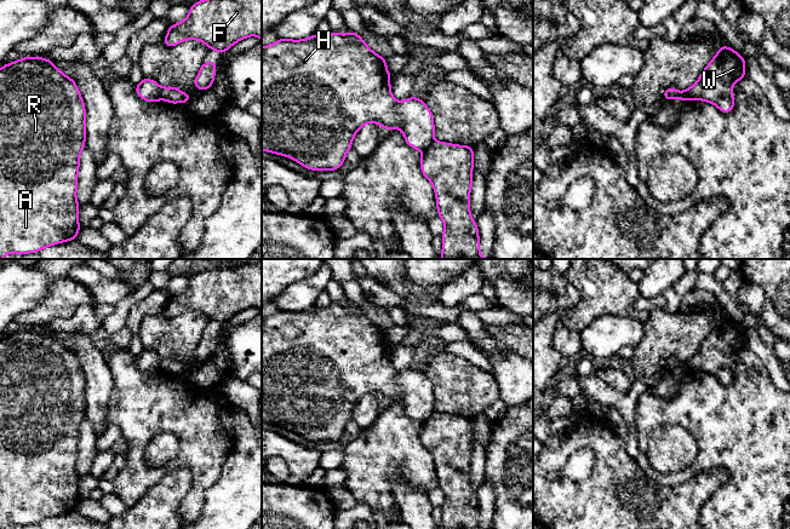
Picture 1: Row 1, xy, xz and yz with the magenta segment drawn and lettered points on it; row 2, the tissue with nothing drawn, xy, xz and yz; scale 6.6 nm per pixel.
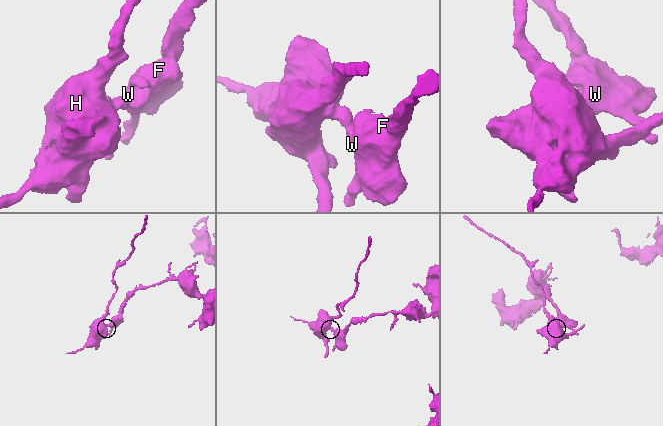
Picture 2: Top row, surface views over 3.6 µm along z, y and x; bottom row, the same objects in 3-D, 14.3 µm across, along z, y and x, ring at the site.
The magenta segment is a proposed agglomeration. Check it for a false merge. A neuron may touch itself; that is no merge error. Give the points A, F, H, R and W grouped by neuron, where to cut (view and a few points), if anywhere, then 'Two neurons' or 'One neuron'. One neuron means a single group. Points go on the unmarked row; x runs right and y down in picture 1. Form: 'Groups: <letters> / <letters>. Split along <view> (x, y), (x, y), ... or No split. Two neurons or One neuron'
Groups: A H R / F W. Split along xy (159, 358), (159, 367), (161, 369). Two neurons

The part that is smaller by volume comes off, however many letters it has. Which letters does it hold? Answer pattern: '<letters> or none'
A, H, R

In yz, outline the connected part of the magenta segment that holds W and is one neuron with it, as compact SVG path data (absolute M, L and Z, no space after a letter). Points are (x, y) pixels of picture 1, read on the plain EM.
M721 317L698 352L688 360L688 369L705 372L728 385L734 379L732 357L745 347L745 329L729 317Z

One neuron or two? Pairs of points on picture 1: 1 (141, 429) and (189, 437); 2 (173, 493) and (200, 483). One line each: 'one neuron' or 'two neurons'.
1: one neuron
2: two neurons

